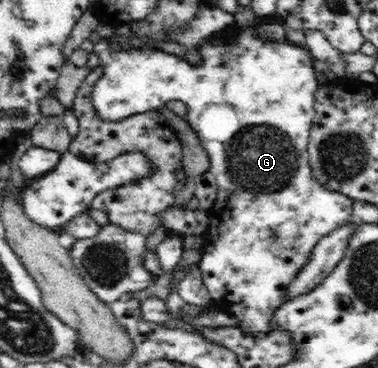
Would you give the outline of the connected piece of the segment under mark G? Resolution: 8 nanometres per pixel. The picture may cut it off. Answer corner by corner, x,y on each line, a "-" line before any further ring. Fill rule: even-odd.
234,21
226,28
213,32
205,38
200,46
202,53
202,64
200,65
192,65
187,60
162,49
112,49
108,40
100,39
94,44
93,52
100,59
99,66
101,67
102,76
95,82
90,96
96,114
99,114
99,117
107,121
119,121
130,117
132,114
157,110
168,100
182,100
188,107
186,118
210,157
209,171
214,175
217,182
217,197
208,210
210,217
205,233
206,244
202,250
198,266
202,271
204,286
210,293
215,308
227,311
228,316
235,315
241,321
241,326
243,326
240,330
243,330
250,337
268,334
274,330
274,311
278,310
282,305
289,282
293,280
296,273
300,272
302,265
309,260
313,246
333,230
354,220
351,211
354,200
320,184
318,179
314,177
310,166
310,155
307,148
310,142
311,126
315,117
315,92
322,85
317,76
320,67
306,45
295,44
288,39
274,40
270,39
270,37
264,37
264,35
260,35
260,25
261,21
253,25
237,26

